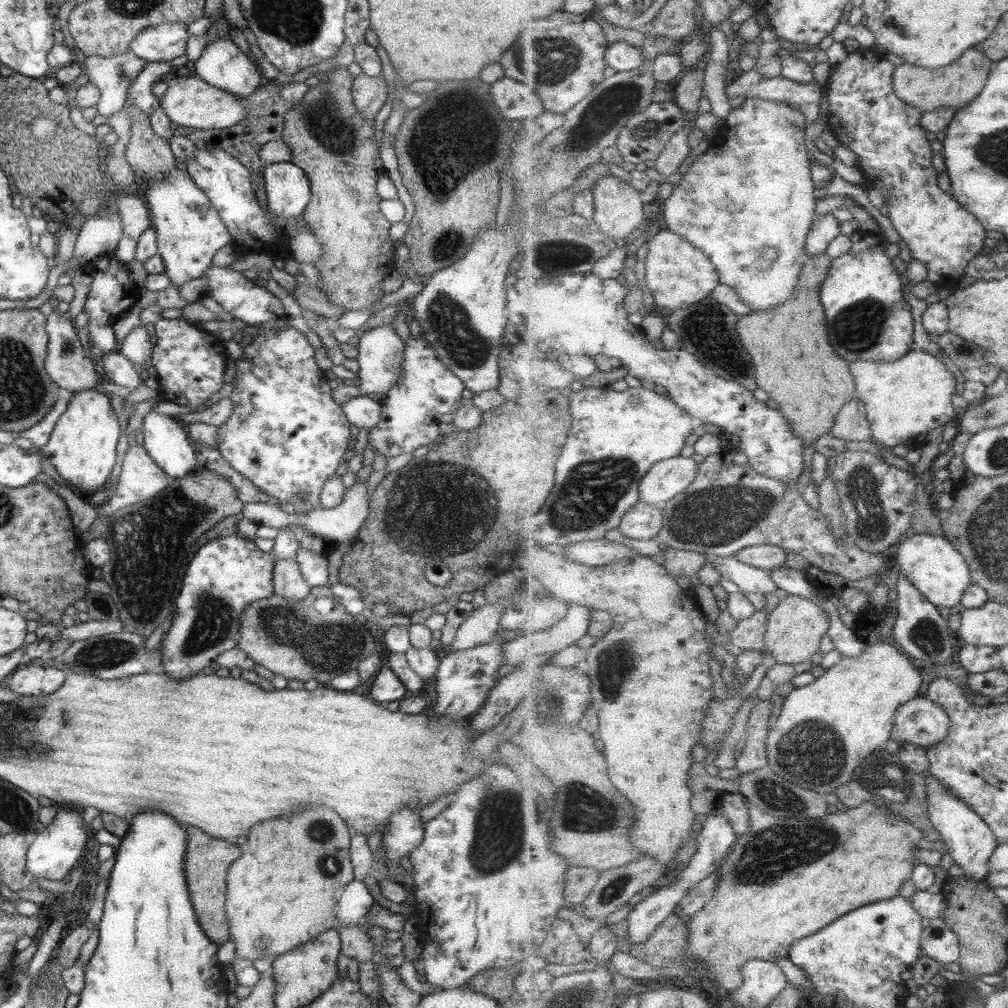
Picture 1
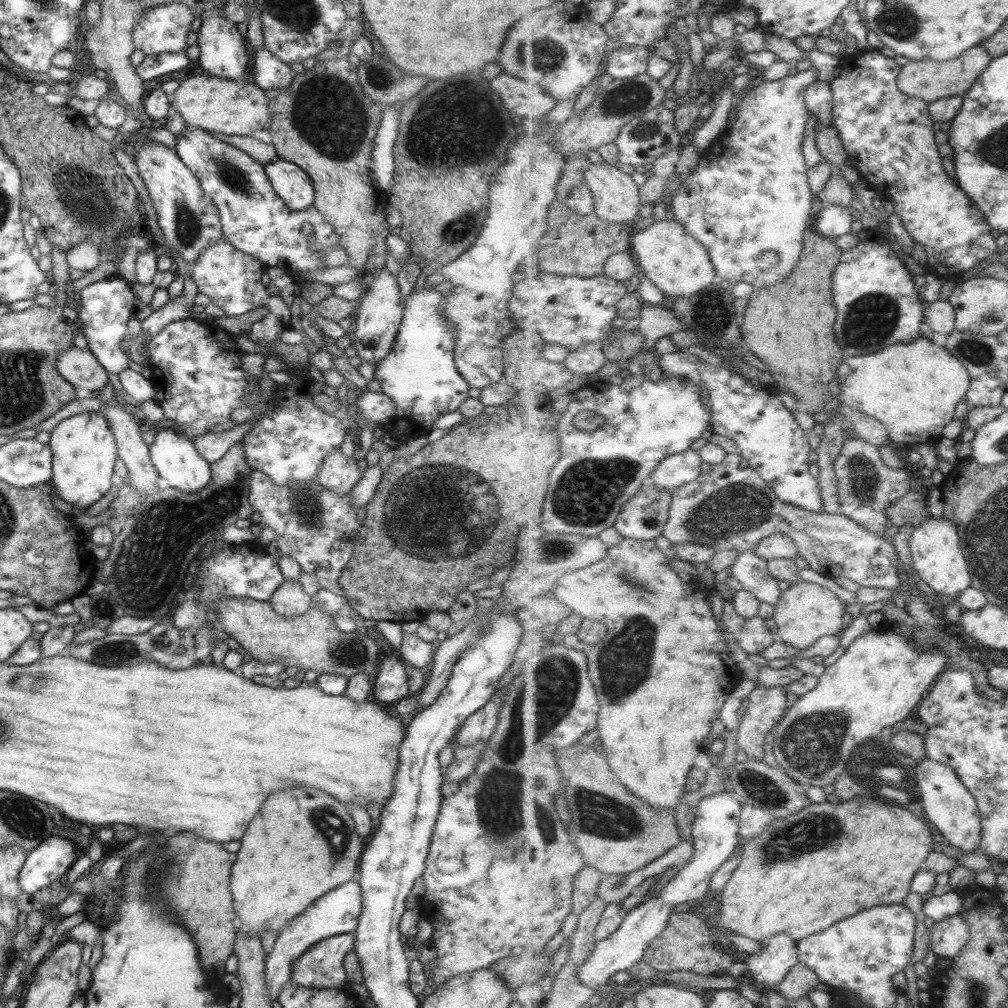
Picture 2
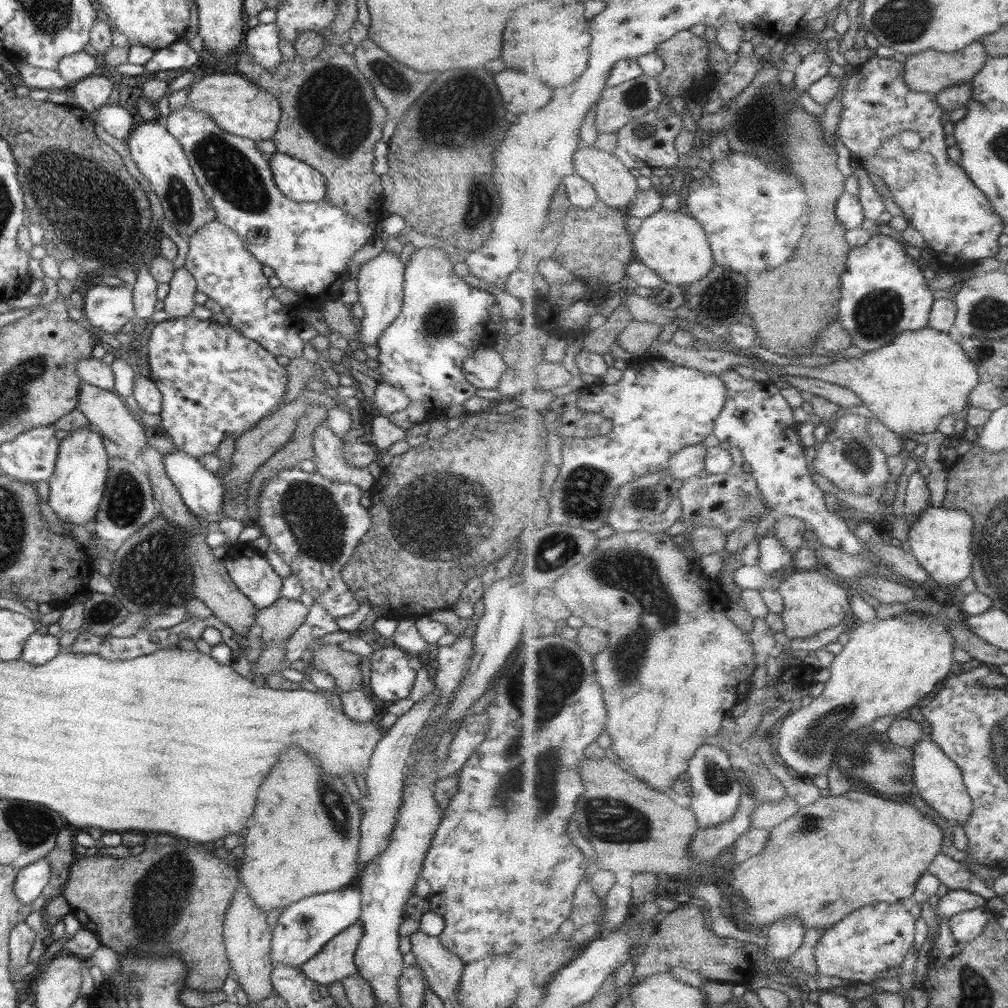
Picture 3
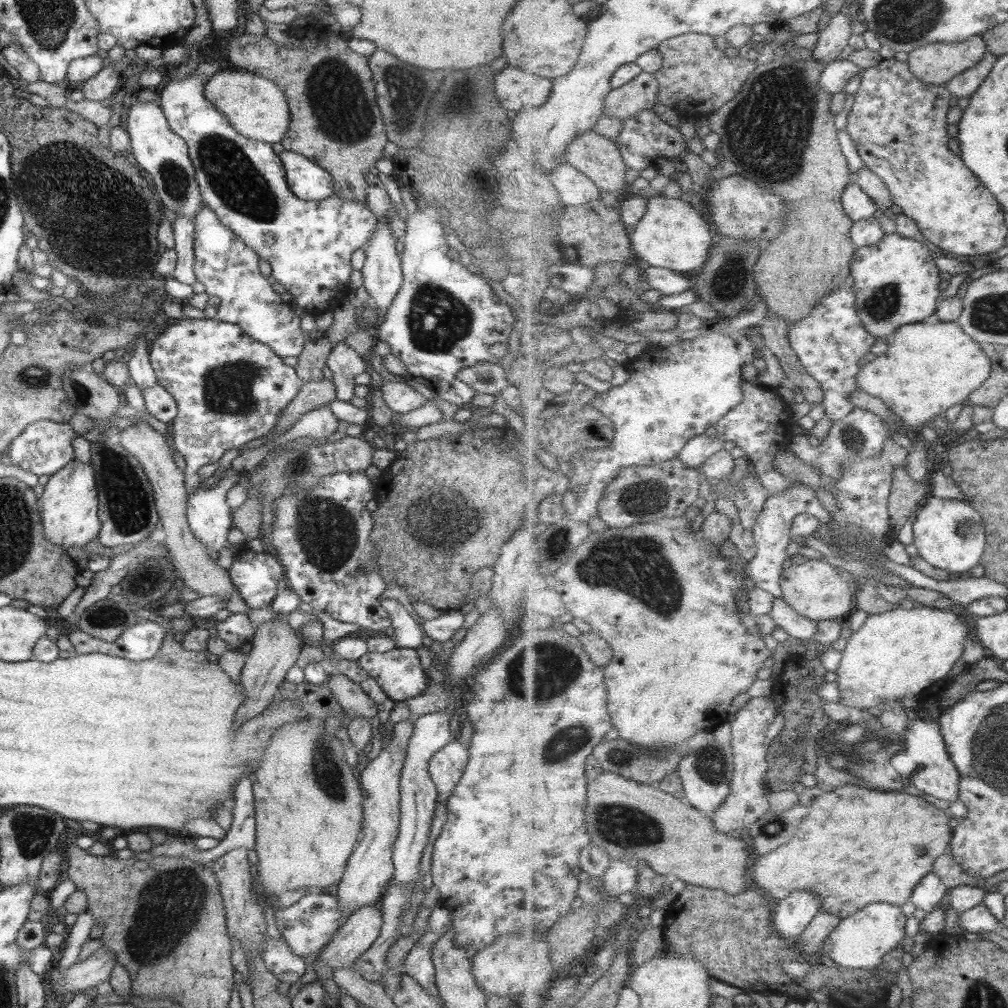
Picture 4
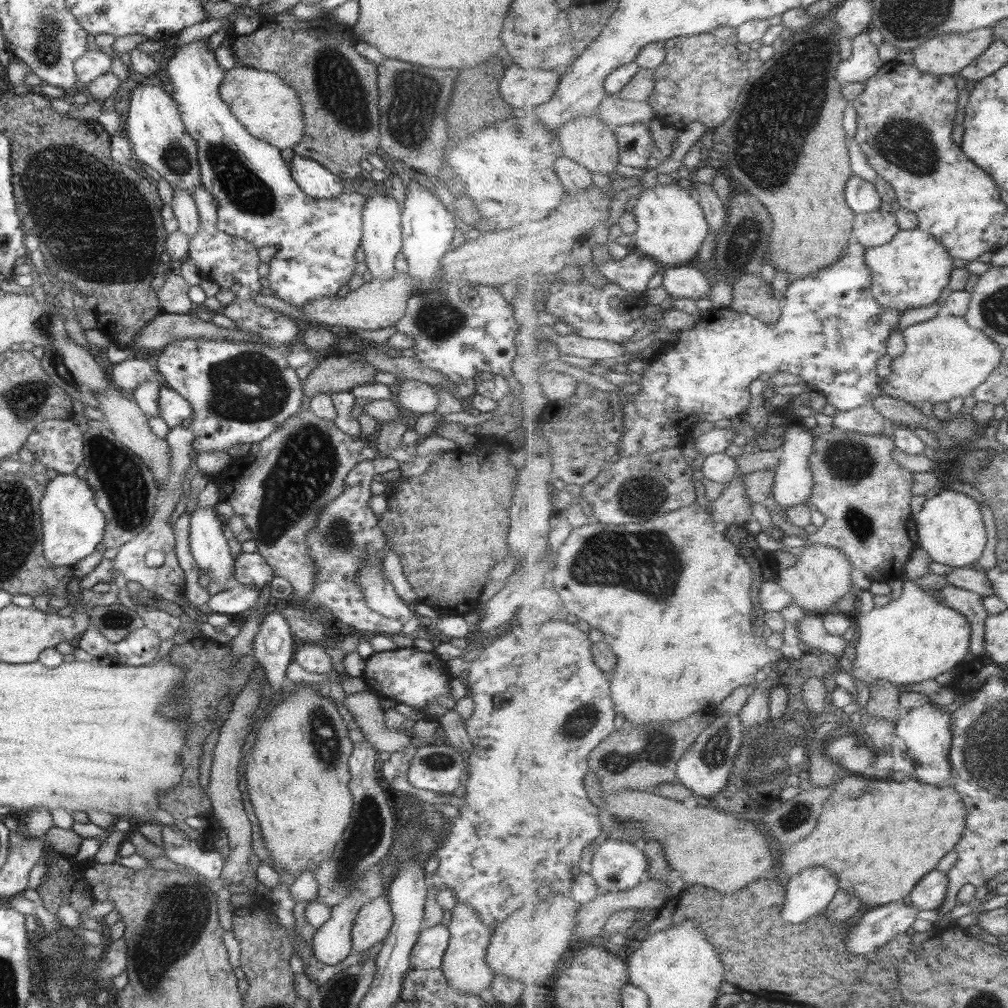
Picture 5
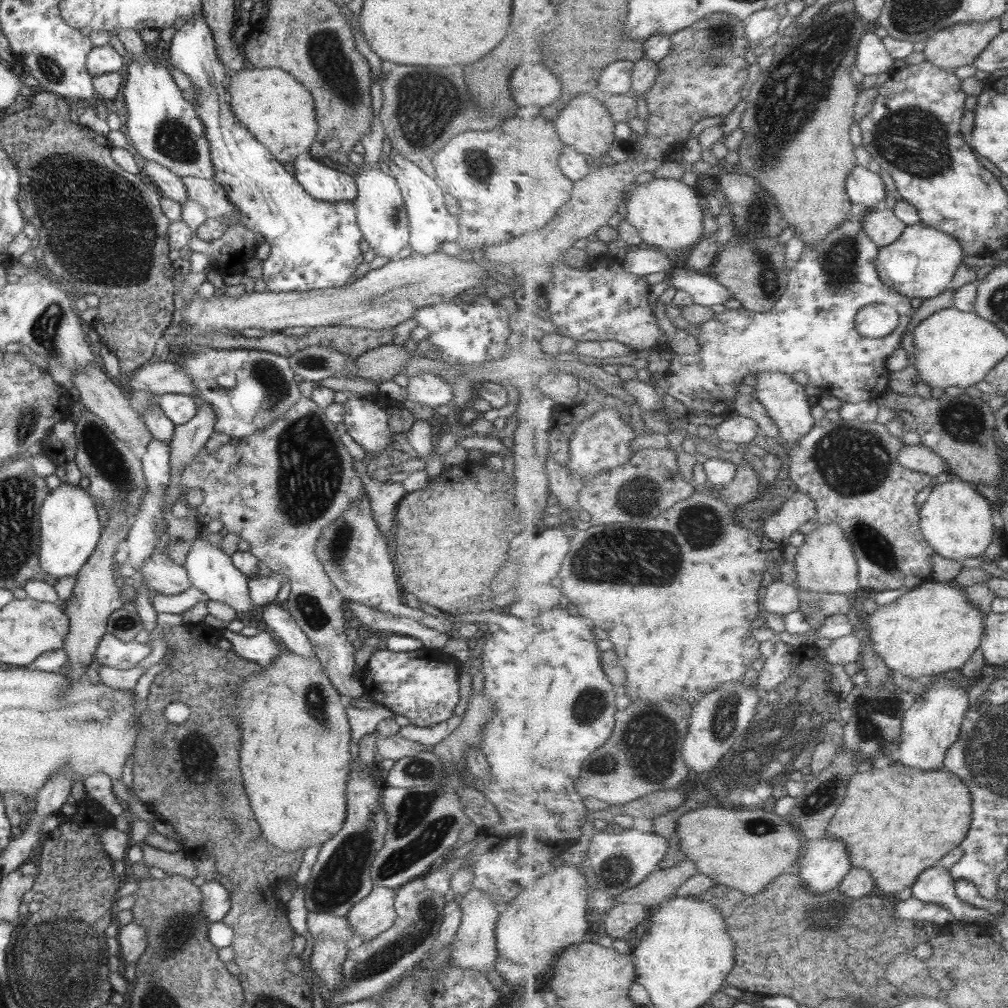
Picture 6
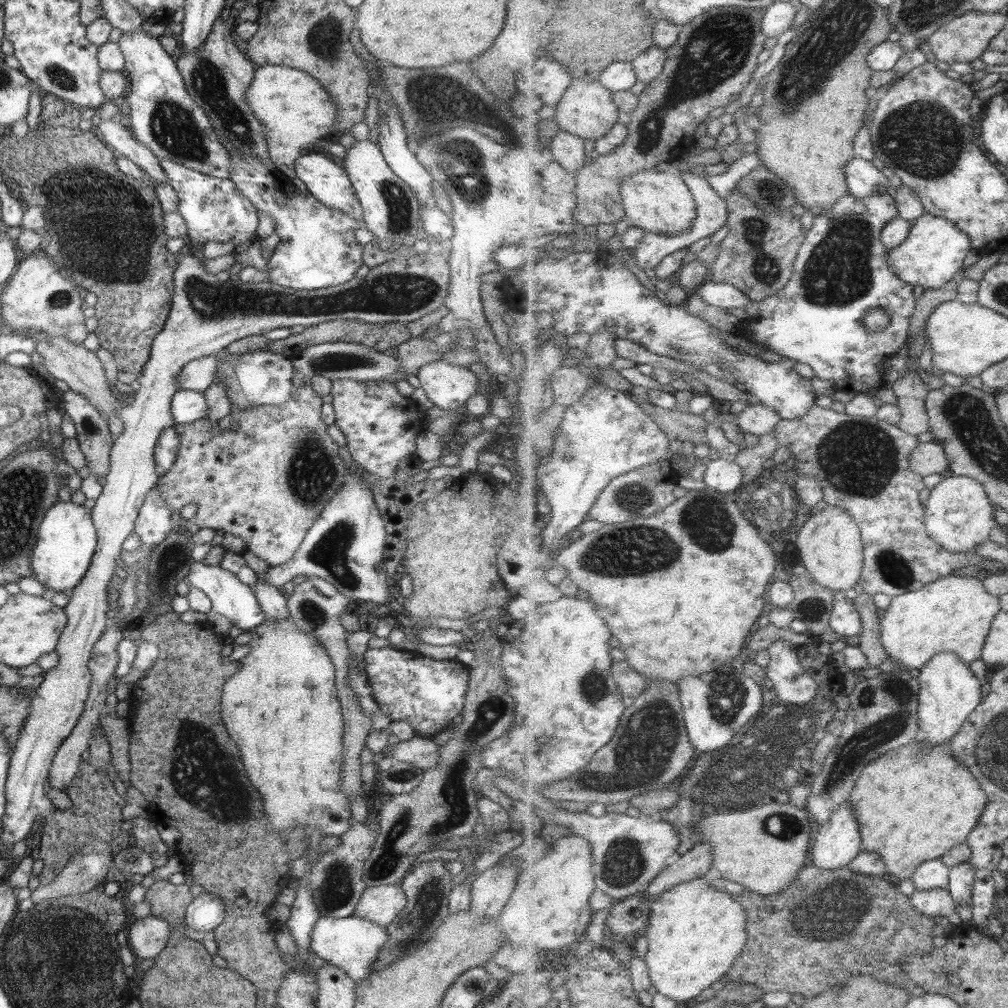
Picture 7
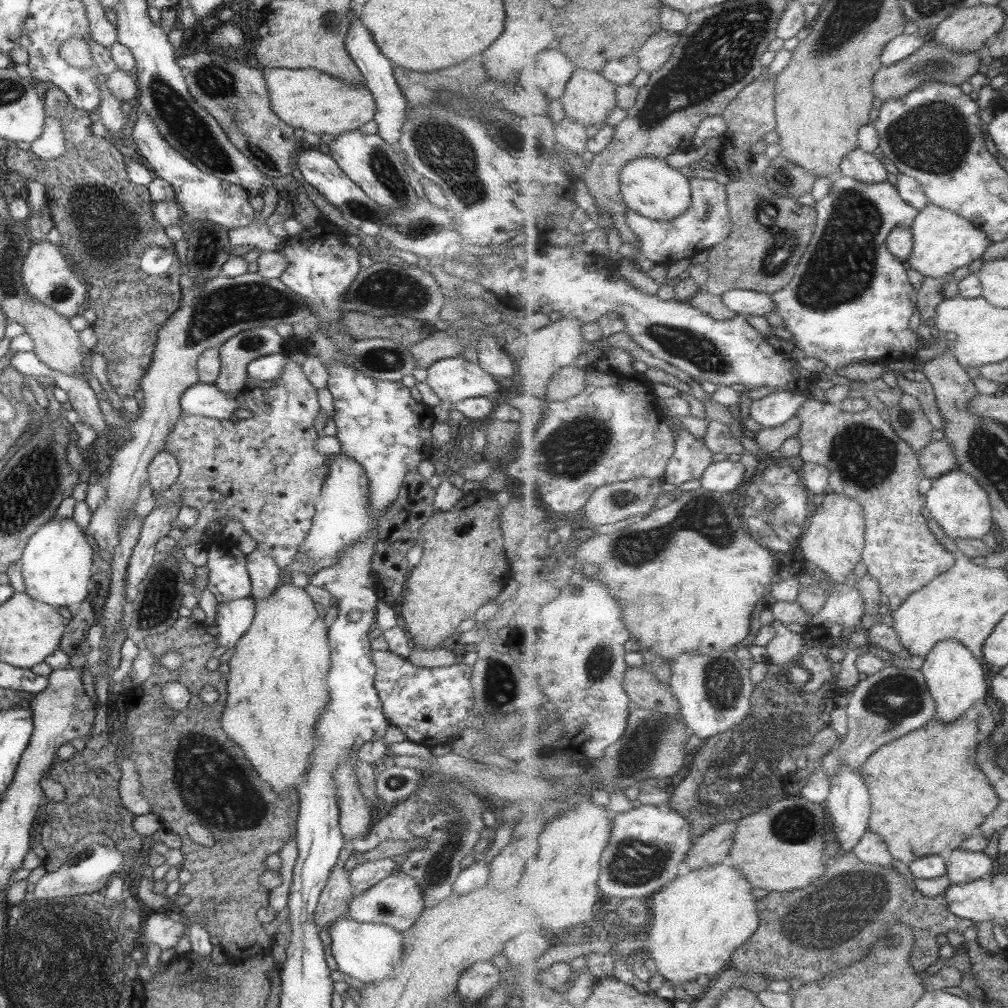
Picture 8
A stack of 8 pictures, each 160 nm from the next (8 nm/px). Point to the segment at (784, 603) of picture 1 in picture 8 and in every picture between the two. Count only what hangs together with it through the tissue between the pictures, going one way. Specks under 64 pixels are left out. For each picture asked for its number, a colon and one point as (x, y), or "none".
2: (807, 611)
3: (815, 601)
4: (813, 588)
5: (822, 576)
6: (826, 563)
7: (830, 545)
8: (835, 540)

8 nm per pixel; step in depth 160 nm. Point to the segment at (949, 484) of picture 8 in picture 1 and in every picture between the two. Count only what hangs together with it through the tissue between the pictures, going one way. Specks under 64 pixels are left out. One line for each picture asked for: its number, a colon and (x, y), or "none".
1: (933, 564)
2: (936, 546)
3: (942, 539)
4: (950, 534)
5: (950, 525)
6: (956, 519)
7: (959, 515)

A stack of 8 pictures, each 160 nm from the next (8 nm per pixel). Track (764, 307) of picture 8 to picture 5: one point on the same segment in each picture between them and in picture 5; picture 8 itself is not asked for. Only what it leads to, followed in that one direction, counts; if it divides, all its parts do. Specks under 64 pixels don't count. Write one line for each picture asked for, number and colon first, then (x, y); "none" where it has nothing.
5: (682, 282)
6: (705, 289)
7: (723, 295)

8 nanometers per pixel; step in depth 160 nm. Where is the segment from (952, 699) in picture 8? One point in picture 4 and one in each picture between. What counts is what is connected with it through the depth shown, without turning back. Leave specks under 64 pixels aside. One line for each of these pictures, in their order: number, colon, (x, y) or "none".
4: (937, 775)
5: (927, 730)
6: (932, 725)
7: (950, 691)

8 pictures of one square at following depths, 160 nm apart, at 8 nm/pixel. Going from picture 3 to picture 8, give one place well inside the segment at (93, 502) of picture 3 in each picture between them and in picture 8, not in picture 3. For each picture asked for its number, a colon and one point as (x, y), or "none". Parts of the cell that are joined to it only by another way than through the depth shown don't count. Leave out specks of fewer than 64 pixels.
4: (69, 507)
5: (72, 526)
6: (69, 530)
7: (66, 539)
8: (56, 565)

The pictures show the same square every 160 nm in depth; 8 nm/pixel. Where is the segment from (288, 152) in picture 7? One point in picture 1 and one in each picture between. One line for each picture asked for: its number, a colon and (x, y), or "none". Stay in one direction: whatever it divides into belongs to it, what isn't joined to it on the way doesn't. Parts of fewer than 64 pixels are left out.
1: (190, 102)
2: (233, 108)
3: (237, 106)
4: (256, 109)
5: (268, 110)
6: (277, 112)

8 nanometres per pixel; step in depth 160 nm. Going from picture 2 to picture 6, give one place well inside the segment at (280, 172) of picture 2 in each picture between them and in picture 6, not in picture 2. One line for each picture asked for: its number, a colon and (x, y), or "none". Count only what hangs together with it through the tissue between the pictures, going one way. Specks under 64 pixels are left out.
3: (296, 180)
4: (306, 180)
5: (317, 182)
6: (320, 182)

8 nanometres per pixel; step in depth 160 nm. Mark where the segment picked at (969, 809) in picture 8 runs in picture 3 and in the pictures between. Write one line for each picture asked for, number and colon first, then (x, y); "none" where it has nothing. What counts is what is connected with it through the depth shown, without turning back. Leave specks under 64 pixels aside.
3: (832, 858)
4: (859, 846)
5: (881, 837)
6: (897, 821)
7: (914, 804)

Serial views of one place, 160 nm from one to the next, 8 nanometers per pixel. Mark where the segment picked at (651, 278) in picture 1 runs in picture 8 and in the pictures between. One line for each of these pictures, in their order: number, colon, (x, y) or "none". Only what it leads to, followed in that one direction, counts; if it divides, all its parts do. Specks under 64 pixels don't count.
2: (676, 262)
3: (674, 244)
4: (672, 234)
5: (672, 225)
6: (666, 211)
7: (657, 201)
8: (650, 187)

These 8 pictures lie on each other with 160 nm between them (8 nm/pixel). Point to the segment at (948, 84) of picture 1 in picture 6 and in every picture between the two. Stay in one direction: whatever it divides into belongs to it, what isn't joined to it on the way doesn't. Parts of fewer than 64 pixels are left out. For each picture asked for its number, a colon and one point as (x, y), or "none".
2: (930, 80)
3: (932, 71)
4: (938, 63)
5: (949, 54)
6: (959, 45)

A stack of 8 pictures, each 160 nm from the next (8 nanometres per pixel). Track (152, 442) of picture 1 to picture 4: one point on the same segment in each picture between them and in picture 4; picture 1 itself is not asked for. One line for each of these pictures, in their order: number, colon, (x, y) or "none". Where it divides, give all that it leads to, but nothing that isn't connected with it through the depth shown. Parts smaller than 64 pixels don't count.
2: (174, 457)
3: (201, 492)
4: (210, 518)

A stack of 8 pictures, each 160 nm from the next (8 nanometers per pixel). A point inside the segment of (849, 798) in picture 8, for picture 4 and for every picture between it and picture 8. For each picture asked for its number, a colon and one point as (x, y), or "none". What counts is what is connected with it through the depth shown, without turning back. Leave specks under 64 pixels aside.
4: (793, 915)
5: (808, 893)
6: (826, 862)
7: (839, 841)

